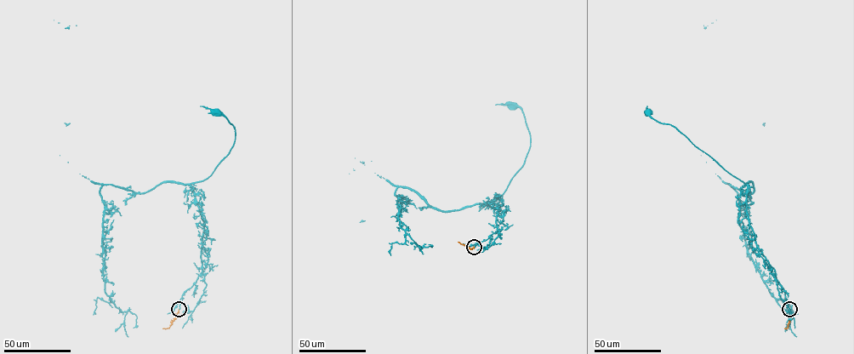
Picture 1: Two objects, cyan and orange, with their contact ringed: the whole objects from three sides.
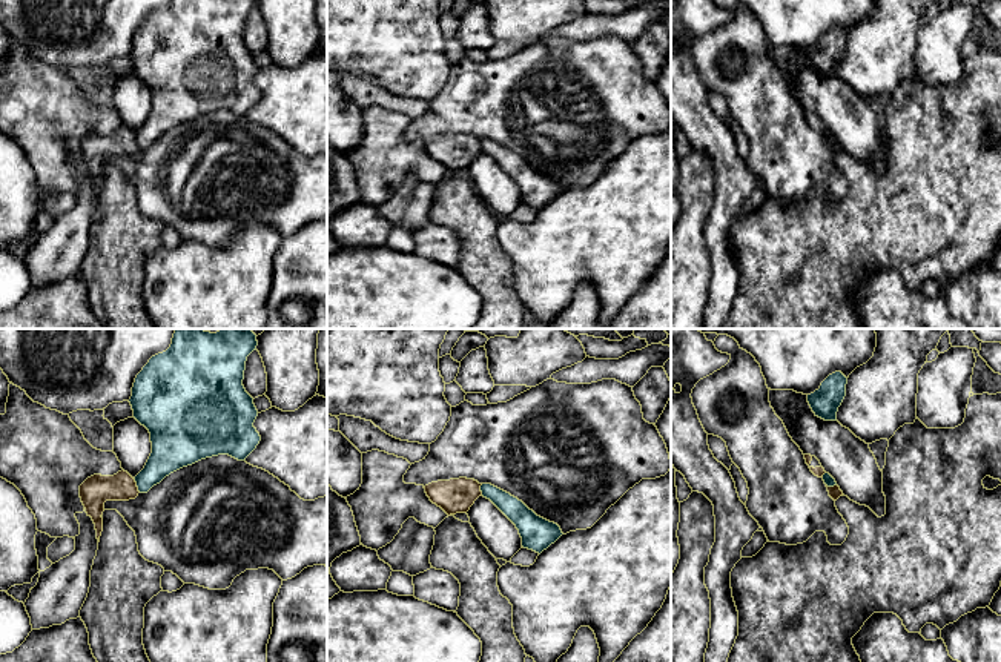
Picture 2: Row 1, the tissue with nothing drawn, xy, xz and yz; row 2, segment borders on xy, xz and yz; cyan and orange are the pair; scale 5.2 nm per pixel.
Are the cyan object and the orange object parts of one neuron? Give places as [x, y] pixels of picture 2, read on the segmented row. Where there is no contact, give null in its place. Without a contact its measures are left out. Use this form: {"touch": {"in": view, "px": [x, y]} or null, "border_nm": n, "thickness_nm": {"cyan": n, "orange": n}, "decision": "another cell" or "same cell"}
{"touch": {"in": "xy", "px": [137, 486]}, "border_nm": 90, "thickness_nm": {"cyan": 200, "orange": 160}, "decision": "another cell"}

